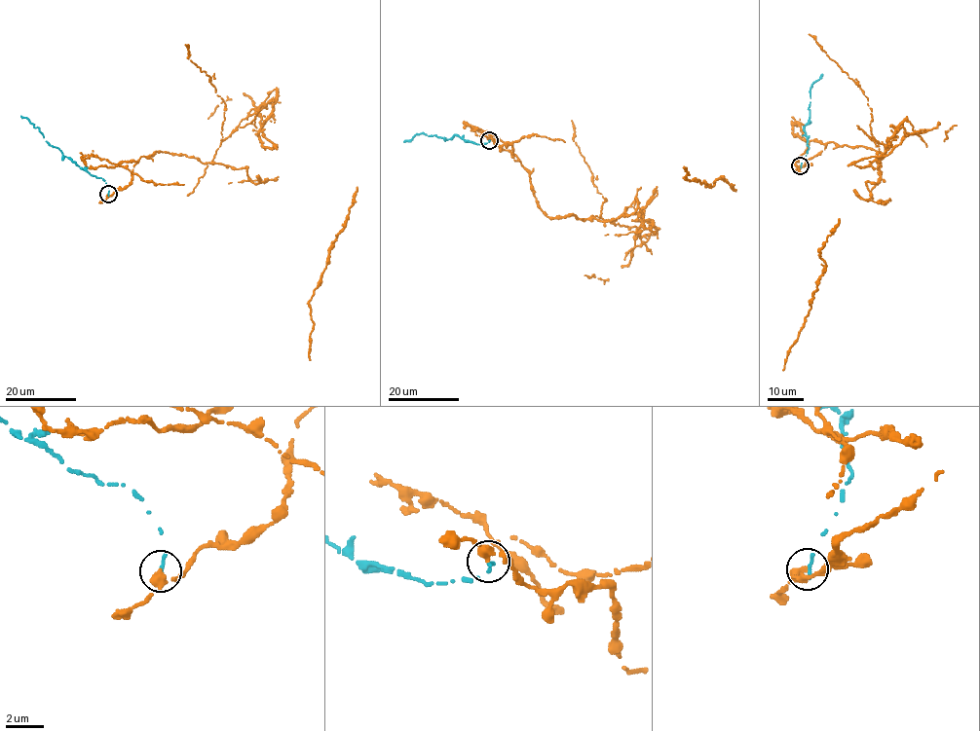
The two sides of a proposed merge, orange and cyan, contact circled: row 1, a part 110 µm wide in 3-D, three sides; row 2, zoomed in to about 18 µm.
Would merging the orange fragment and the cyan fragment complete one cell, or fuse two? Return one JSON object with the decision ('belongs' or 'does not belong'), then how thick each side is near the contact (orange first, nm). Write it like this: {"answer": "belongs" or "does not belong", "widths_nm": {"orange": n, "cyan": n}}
{"answer": "does not belong", "widths_nm": {"orange": 440, "cyan": 200}}

